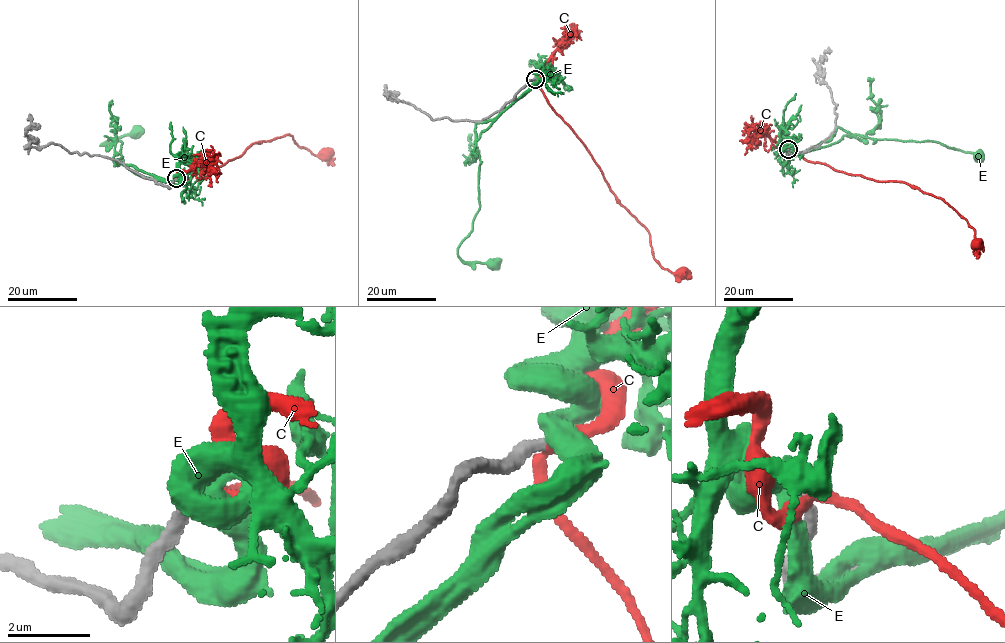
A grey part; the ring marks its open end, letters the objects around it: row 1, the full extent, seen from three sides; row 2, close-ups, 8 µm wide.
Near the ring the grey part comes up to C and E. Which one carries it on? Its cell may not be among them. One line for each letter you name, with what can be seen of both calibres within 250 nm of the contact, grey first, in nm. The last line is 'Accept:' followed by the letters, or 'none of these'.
C: 320/280 nm
Accept: C

